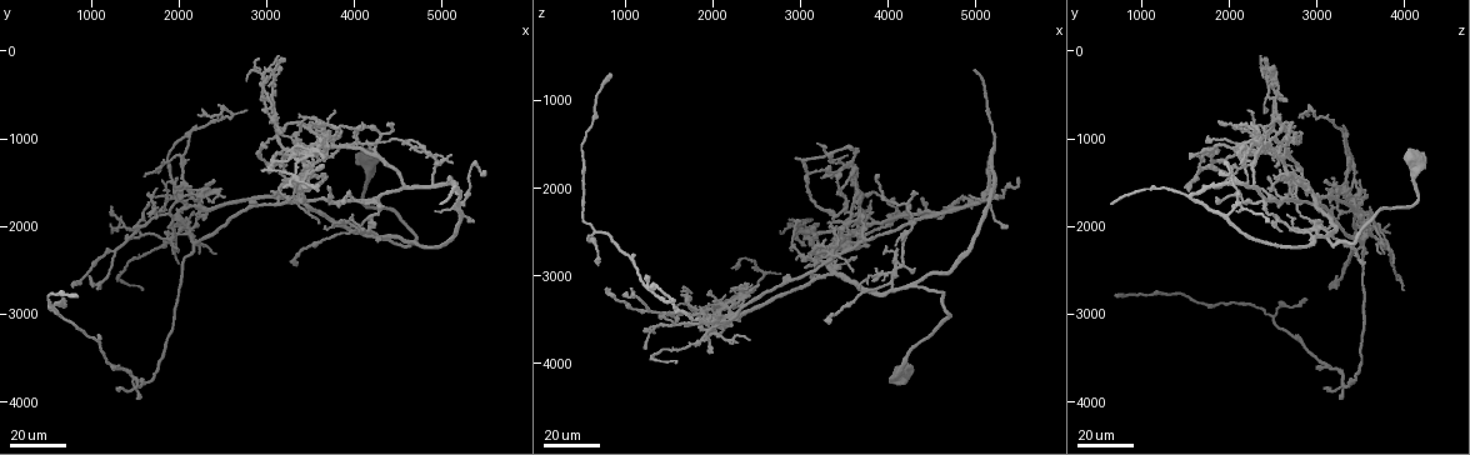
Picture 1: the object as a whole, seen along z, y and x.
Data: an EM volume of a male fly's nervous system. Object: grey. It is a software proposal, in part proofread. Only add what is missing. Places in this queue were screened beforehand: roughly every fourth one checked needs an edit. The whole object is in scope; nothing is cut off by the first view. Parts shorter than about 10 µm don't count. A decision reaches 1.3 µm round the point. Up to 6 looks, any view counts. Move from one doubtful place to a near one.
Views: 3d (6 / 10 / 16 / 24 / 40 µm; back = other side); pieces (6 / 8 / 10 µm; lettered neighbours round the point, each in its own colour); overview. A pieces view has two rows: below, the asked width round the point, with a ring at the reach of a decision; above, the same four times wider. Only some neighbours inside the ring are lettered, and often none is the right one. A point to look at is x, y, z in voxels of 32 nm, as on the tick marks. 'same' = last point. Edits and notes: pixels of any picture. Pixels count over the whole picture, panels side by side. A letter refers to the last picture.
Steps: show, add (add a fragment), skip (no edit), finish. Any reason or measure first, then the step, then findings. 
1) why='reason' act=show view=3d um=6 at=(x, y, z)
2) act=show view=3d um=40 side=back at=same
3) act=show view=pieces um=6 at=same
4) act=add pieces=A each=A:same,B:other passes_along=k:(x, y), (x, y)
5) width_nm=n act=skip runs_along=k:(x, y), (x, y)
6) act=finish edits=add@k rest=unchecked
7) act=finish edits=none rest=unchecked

why='end of a long branch' act=show view=3d um=24 at=(5000, 1750, 650)

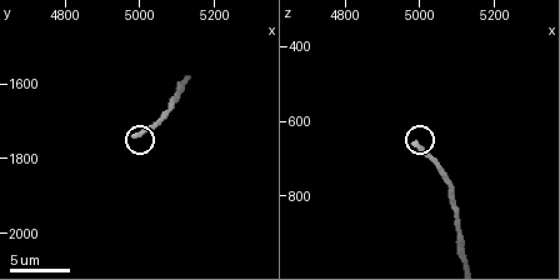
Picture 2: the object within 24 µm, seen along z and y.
act=show view=pieces um=10 at=(4990, 1730, 660)

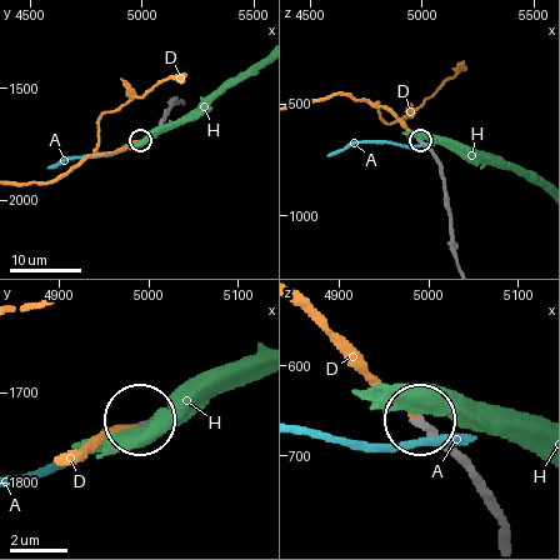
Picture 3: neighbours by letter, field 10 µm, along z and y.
act=add pieces=D each=A:other,D:same,H:other found='the cell continues'

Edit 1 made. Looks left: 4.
why='tapers out' act=show view=3d um=24 at=(4900, 1850, 2050)

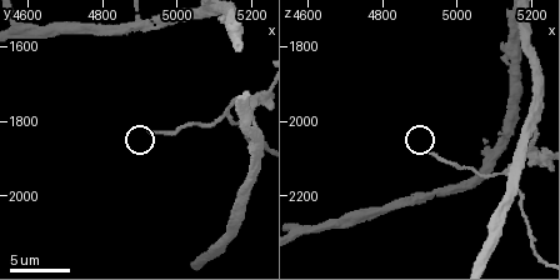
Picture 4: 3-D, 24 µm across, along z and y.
why='what lies round it' act=show view=pieces um=8 at=(4920, 1830, 2090)

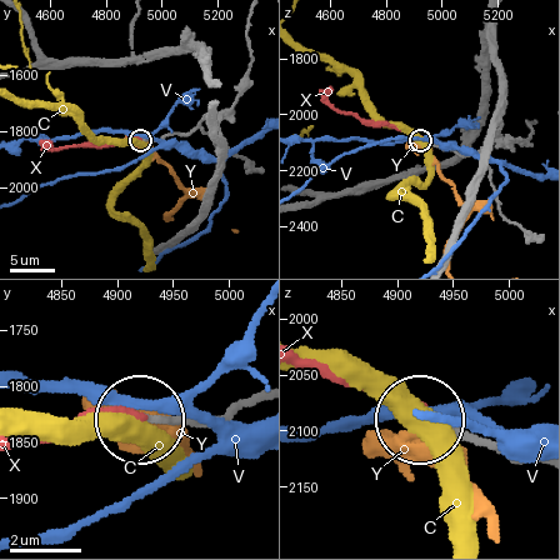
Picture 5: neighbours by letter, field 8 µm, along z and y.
act=add pieces=X each=C:other,V:other,X:same,Y:other found='it goes on there'

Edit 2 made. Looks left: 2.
act=finish edits=add@3,add@5 rest=unchecked

